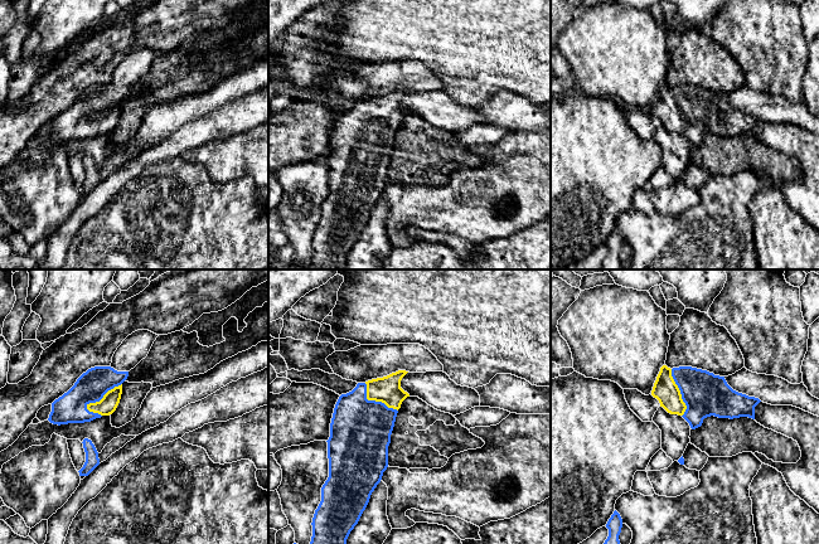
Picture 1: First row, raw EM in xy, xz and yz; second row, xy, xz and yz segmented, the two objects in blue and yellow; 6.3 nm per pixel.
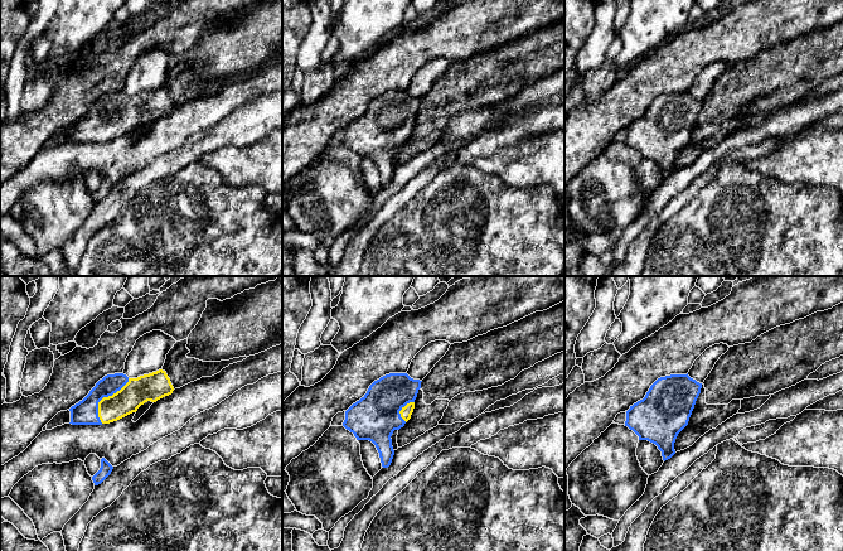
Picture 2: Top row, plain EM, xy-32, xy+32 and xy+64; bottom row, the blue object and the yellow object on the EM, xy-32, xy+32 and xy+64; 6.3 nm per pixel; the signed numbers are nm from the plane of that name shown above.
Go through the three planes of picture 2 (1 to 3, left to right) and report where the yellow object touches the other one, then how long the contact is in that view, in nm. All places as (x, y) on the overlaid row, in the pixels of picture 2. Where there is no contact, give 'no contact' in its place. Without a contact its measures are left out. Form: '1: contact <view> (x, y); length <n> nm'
1: contact xy-32 (103, 396); length 340 nm
2: contact xy+32 (401, 409); length 150 nm
3: no contact

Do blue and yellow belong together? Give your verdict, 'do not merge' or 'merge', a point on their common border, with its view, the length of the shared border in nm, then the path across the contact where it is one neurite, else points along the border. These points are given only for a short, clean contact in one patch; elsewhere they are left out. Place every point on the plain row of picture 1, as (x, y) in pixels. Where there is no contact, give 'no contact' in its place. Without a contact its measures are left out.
merge | xy (102, 115) | 280 nm

